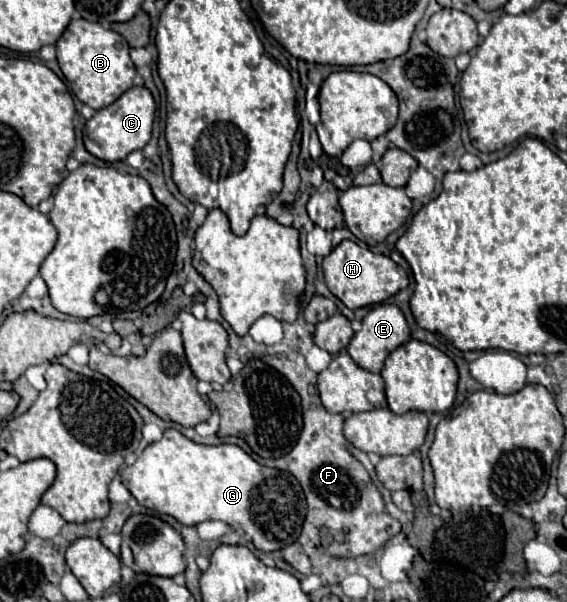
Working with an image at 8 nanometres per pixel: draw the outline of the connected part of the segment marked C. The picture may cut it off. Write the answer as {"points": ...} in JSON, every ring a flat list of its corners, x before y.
{"points":[[132,87,122,97,118,97,112,105,96,111,94,117,86,121,84,145,94,157,102,161,108,161,108,163,124,161,128,153,136,149,144,149,144,145,150,141,154,113,156,113,156,103,152,93,146,87]]}

